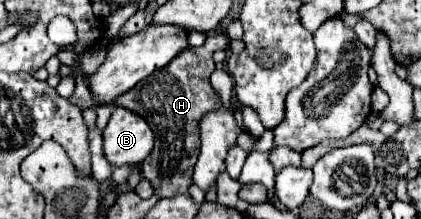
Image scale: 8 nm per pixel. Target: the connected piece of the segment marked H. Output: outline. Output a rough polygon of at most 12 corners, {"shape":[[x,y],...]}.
{"shape":[[215,51],[181,55],[181,77],[111,101],[151,125],[141,167],[155,193],[185,193],[199,121],[221,107]]}

